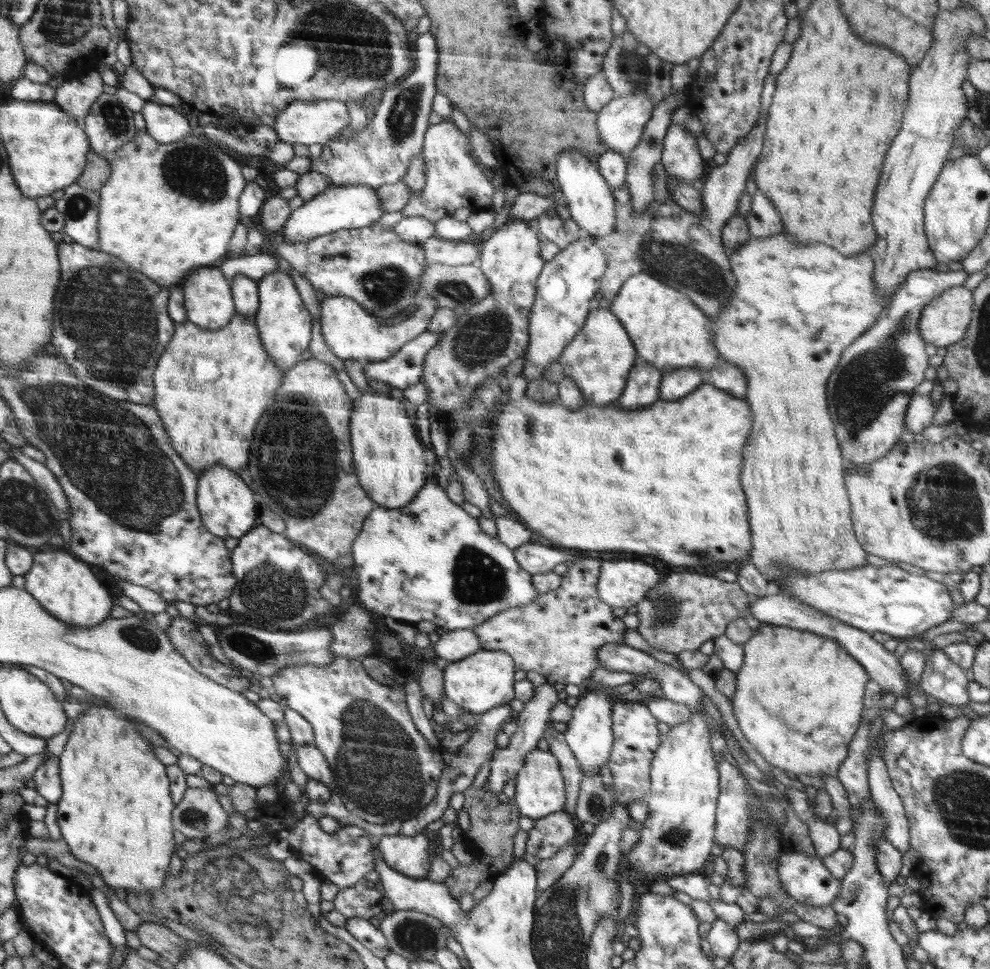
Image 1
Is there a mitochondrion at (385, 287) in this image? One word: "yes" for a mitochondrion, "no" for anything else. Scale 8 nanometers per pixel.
yes

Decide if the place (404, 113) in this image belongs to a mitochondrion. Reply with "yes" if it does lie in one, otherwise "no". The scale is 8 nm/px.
yes

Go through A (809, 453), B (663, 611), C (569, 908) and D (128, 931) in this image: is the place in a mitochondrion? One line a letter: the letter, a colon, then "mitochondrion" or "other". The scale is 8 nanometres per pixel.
A: other
B: mitochondrion
C: mitochondrion
D: other

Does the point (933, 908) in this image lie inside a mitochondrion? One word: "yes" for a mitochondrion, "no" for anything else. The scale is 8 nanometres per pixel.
no

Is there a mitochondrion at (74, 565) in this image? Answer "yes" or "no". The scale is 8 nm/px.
no

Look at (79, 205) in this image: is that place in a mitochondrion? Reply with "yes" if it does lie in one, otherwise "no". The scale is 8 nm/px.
yes

